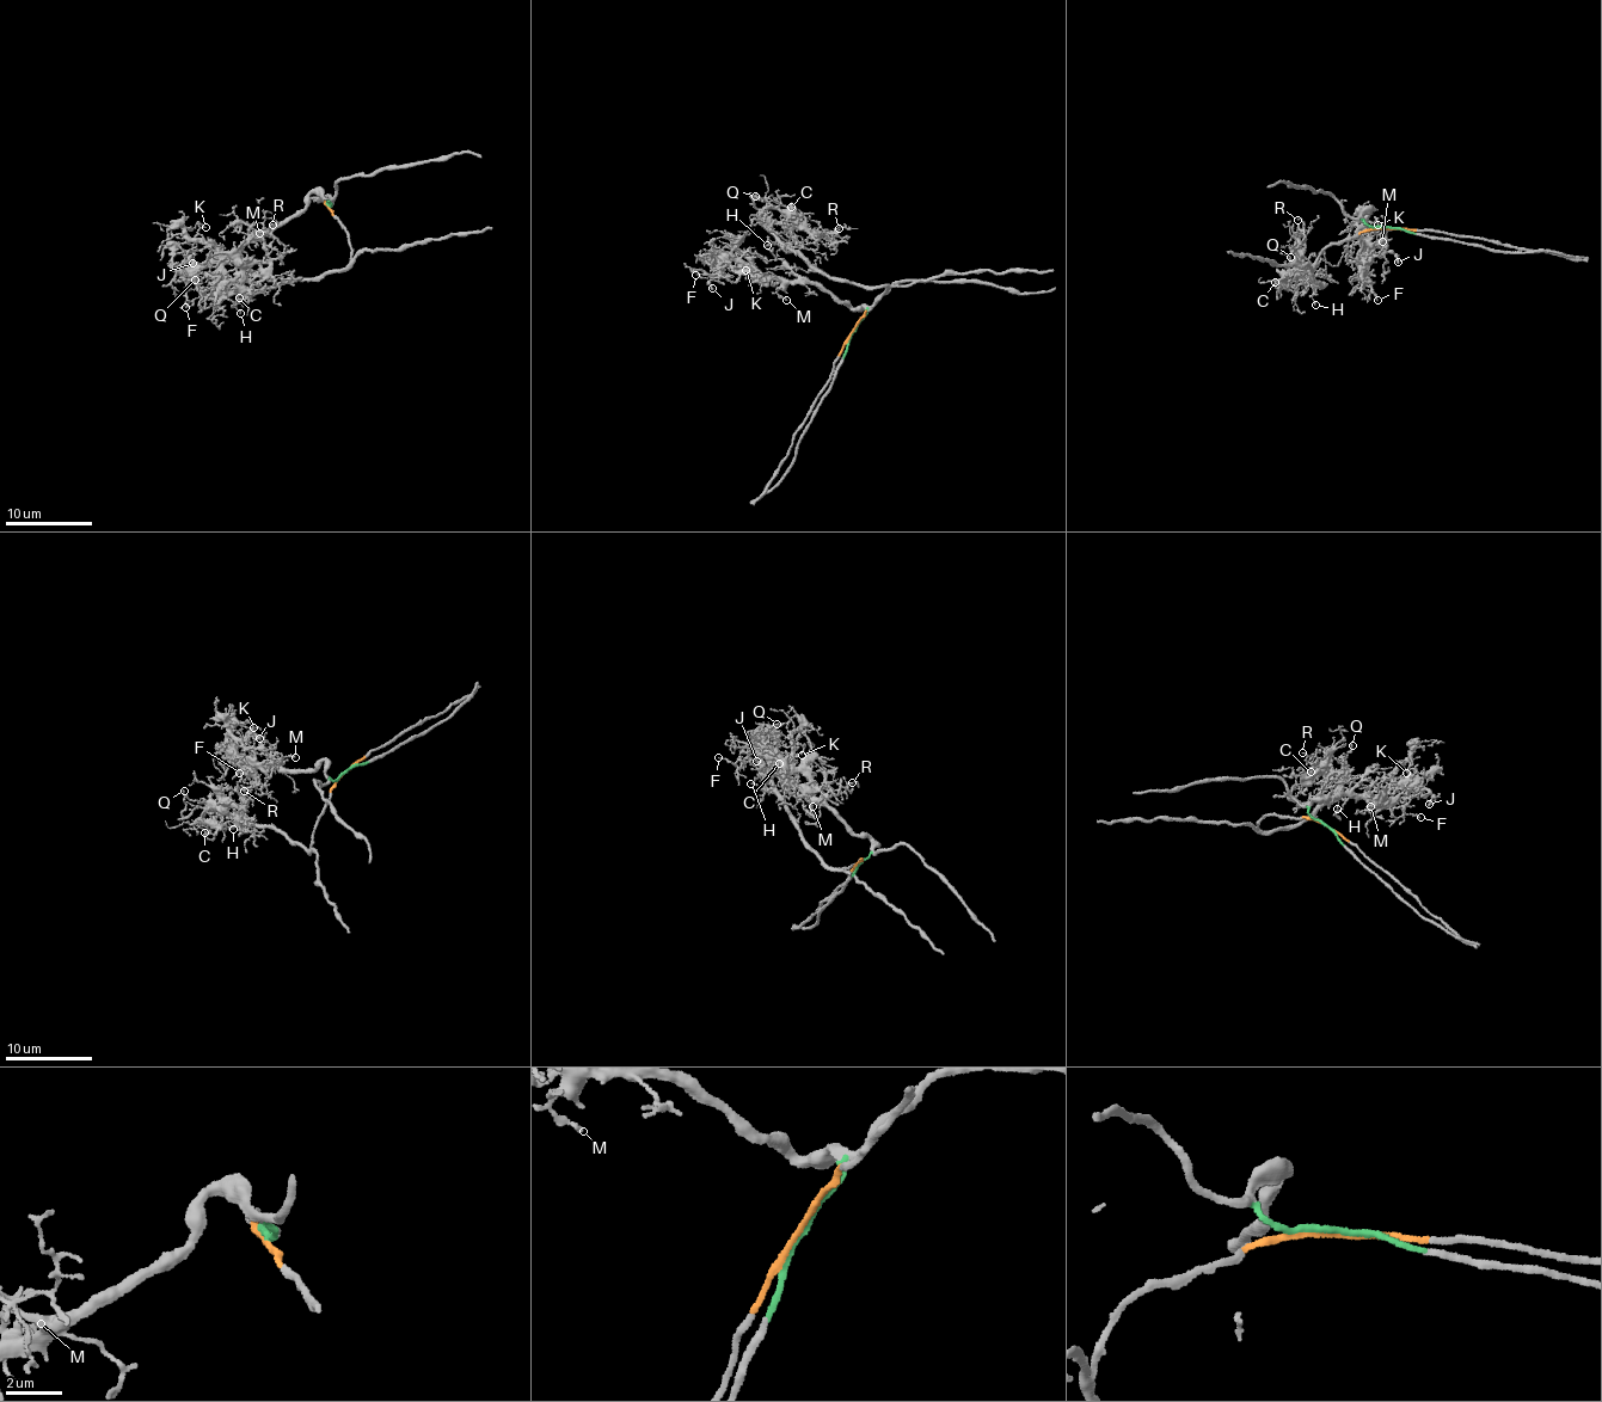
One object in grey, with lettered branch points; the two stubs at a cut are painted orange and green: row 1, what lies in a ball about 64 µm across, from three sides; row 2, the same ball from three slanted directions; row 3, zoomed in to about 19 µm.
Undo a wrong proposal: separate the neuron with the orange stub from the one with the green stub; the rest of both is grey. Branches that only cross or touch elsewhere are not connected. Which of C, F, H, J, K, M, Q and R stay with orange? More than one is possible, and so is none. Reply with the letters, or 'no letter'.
C, H, Q, R

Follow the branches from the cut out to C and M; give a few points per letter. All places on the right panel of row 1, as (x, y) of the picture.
C: (1387, 228), (1331, 244), (1314, 262), (1315, 281), (1326, 283), (1300, 278), (1280, 288), (1276, 282)
M: (1387, 228), (1366, 222), (1363, 214), (1372, 210), (1358, 233), (1360, 238), (1382, 241)

